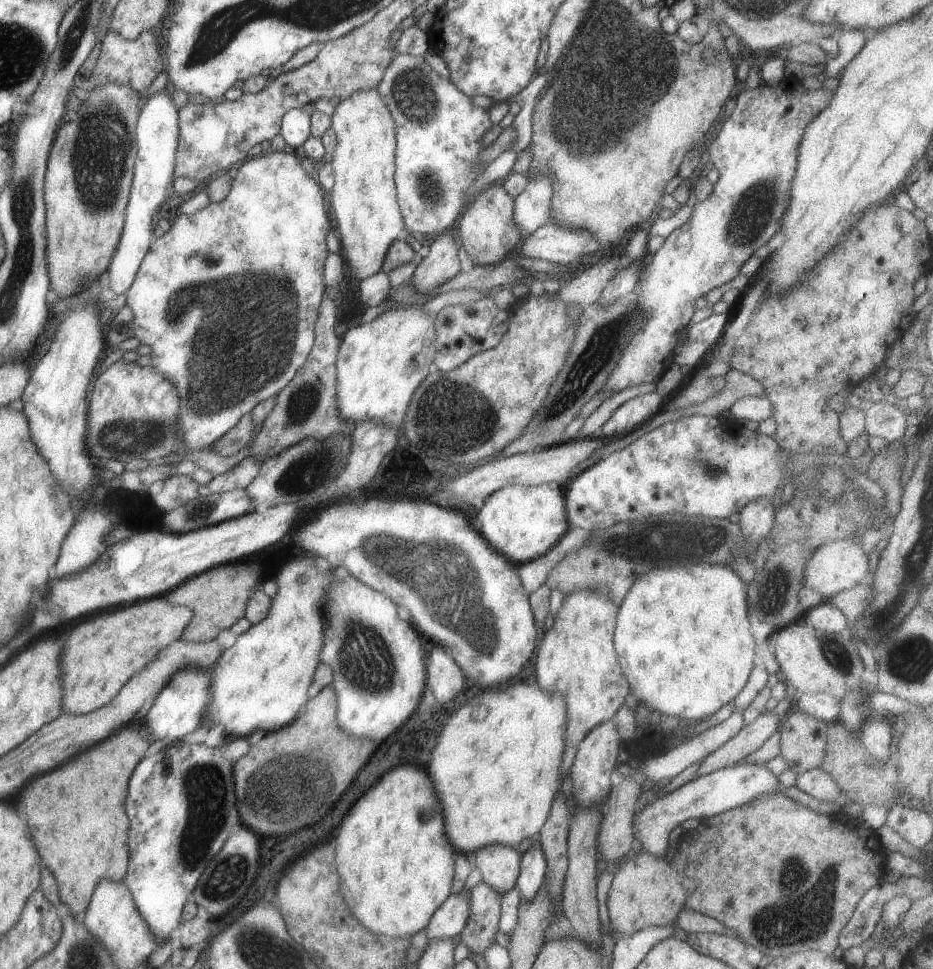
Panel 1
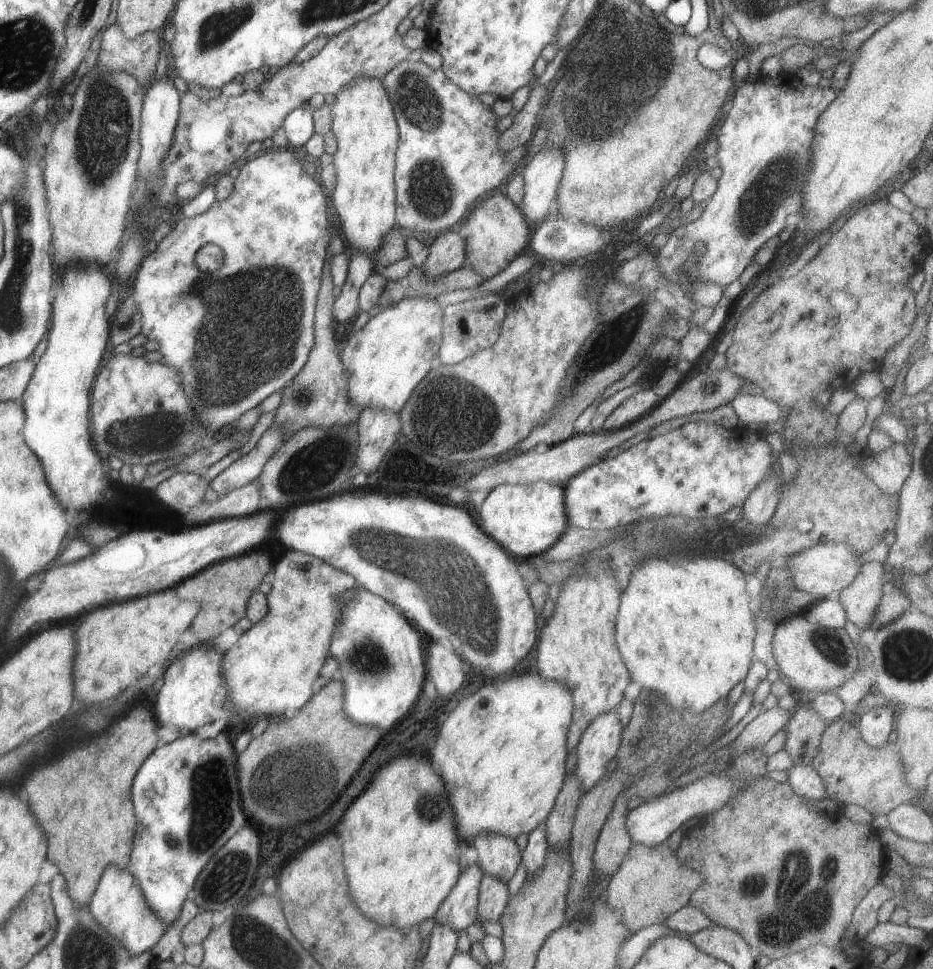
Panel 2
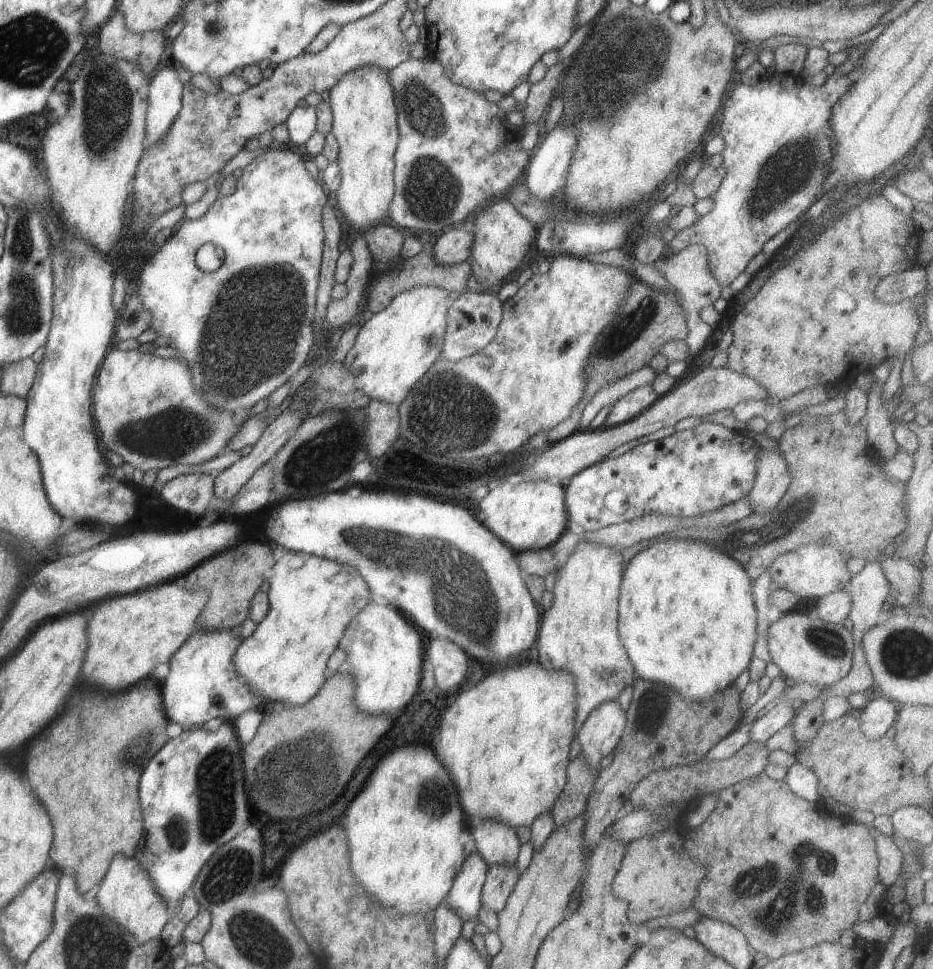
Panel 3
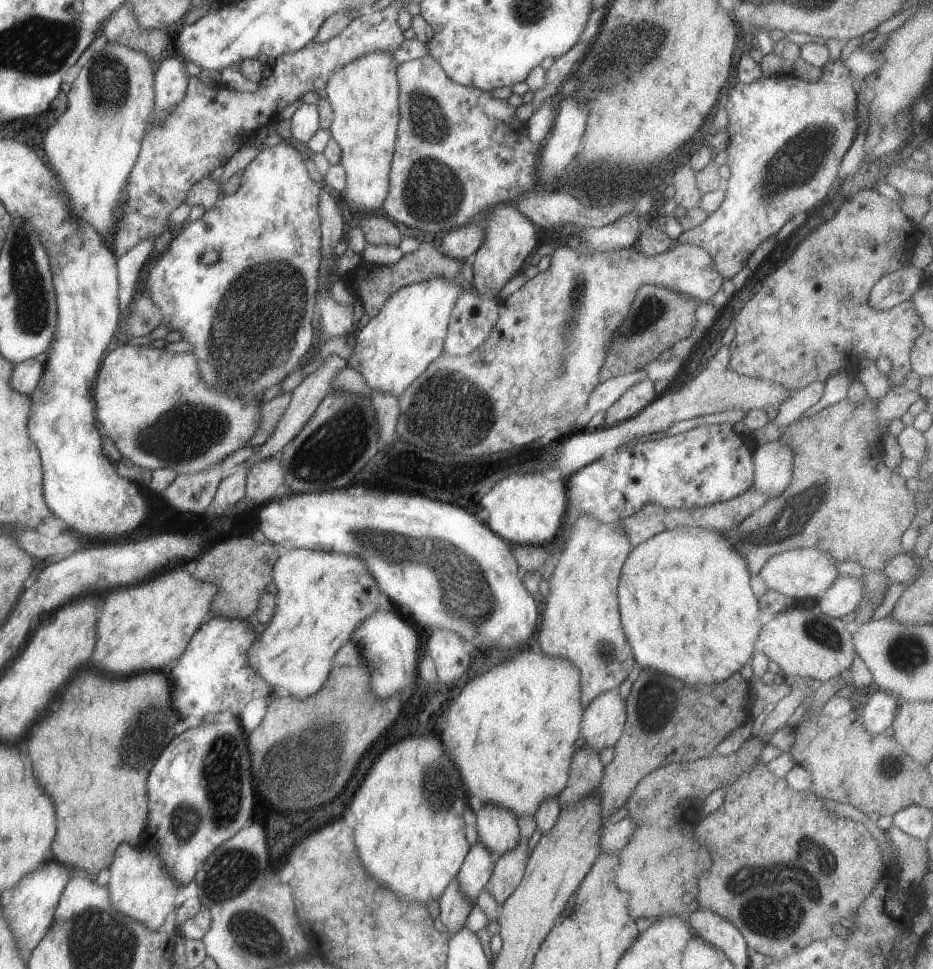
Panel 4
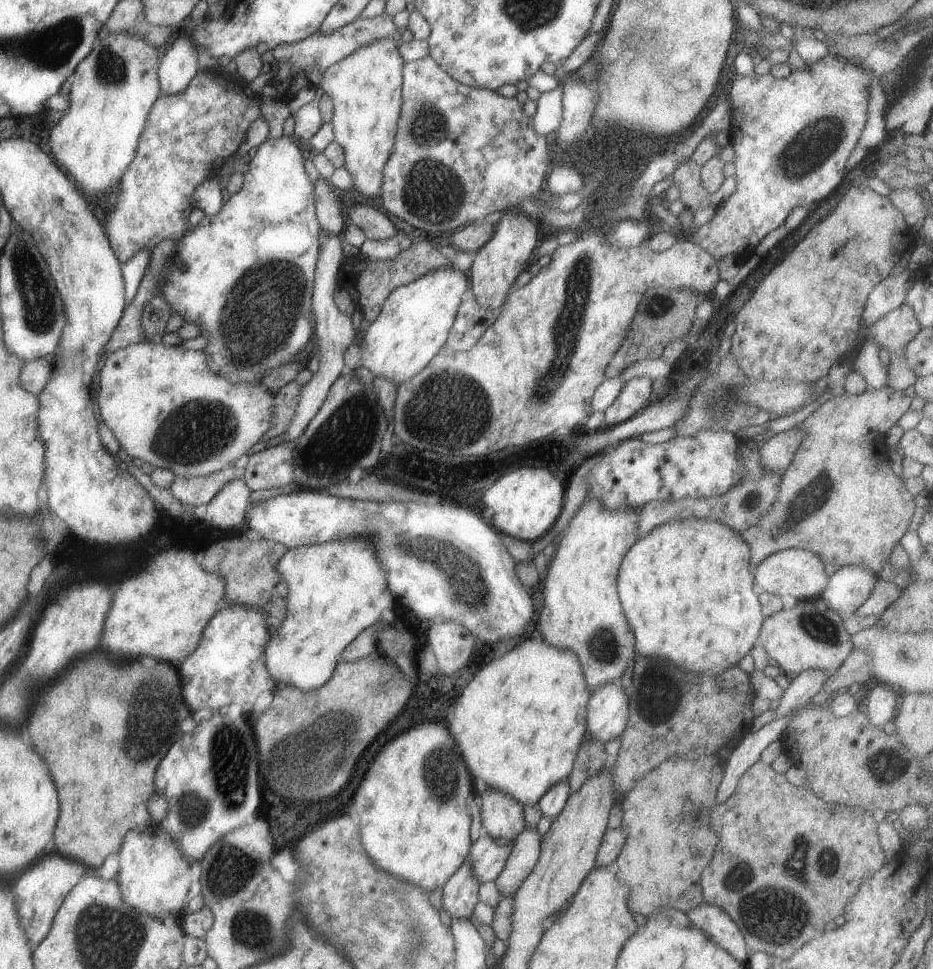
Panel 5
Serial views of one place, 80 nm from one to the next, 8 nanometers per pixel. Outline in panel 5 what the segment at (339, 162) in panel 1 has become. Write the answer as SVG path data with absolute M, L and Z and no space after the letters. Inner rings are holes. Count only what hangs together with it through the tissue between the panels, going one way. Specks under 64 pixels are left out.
M391 38L382 39L360 47L327 68L318 86L333 100L331 123L335 140L345 150L345 167L353 176L356 190L364 196L379 196L382 188L383 168L394 146L403 103L405 62L398 43Z

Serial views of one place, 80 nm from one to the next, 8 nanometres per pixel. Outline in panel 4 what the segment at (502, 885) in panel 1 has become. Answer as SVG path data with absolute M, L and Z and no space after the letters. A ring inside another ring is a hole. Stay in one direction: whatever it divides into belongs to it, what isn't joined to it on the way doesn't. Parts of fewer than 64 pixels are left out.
M486 803L474 810L477 814L477 832L494 856L502 856L520 840L520 828L515 812L503 806Z

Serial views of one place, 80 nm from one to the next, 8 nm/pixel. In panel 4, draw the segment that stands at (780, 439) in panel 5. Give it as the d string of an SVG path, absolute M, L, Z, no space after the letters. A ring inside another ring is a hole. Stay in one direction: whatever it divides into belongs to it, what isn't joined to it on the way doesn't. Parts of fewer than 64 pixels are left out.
M780 439L754 446L754 487L766 493L769 500L781 493L791 481L794 451Z

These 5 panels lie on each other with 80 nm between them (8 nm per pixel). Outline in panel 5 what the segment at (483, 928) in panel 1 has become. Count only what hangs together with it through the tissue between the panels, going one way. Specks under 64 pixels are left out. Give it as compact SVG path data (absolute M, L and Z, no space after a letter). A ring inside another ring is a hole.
M527 826L513 844L502 872L494 880L500 894L509 896L518 890L534 870L541 853L542 837L536 826Z

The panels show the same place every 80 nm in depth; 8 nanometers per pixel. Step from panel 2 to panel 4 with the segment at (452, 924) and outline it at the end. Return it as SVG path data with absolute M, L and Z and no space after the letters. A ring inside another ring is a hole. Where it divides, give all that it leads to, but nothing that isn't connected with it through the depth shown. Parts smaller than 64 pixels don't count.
M476 843L468 851L456 878L459 880L461 891L474 904L482 889L487 886L492 876L494 865L498 860L484 843Z

